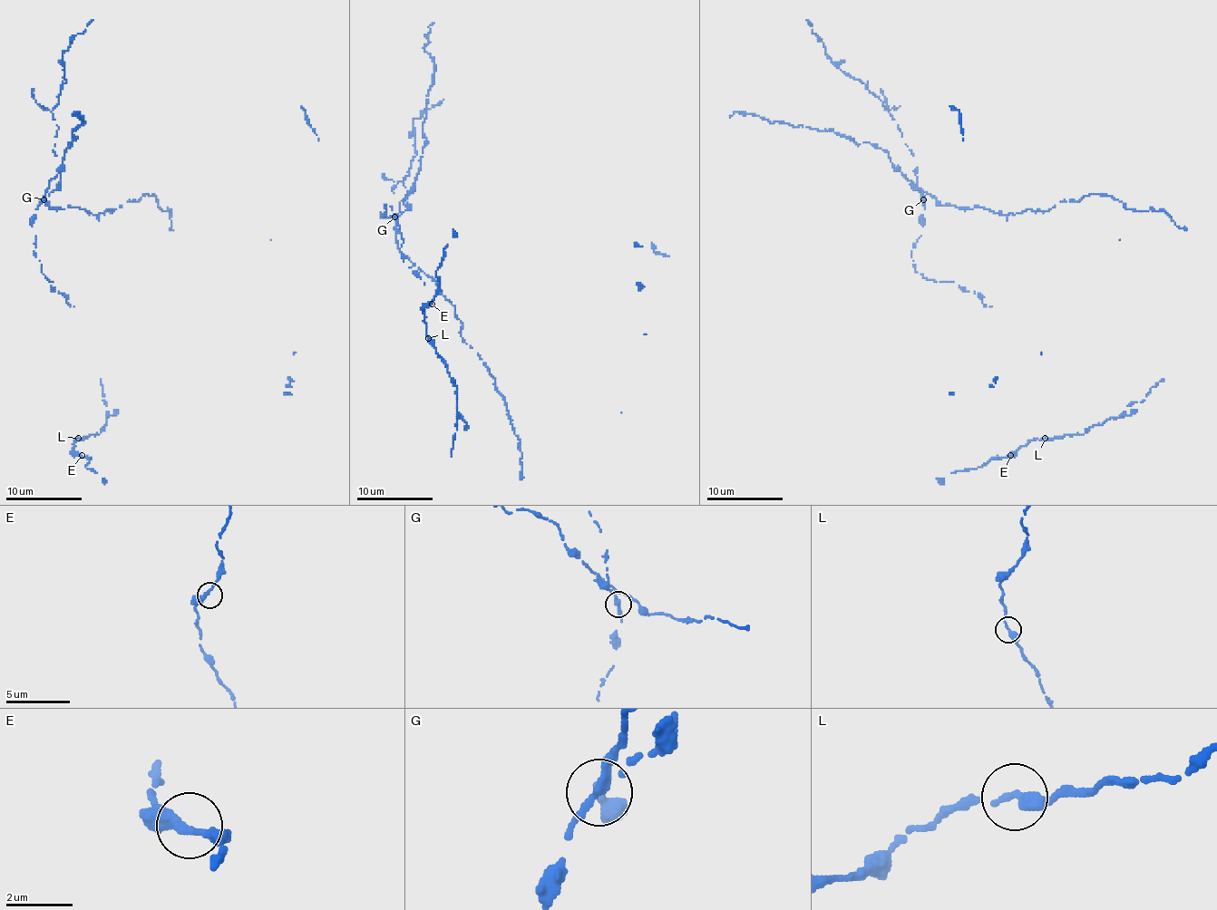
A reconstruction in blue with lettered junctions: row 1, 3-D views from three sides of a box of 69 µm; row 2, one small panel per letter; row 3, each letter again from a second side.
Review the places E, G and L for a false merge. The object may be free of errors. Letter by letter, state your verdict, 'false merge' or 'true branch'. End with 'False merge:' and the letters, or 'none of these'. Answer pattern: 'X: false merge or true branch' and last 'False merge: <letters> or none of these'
E: true branch
G: false merge
L: true branch
False merge: G

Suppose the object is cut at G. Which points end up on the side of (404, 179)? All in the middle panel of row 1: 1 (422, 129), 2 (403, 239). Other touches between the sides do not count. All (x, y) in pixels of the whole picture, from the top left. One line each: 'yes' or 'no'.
1: no
2: yes

